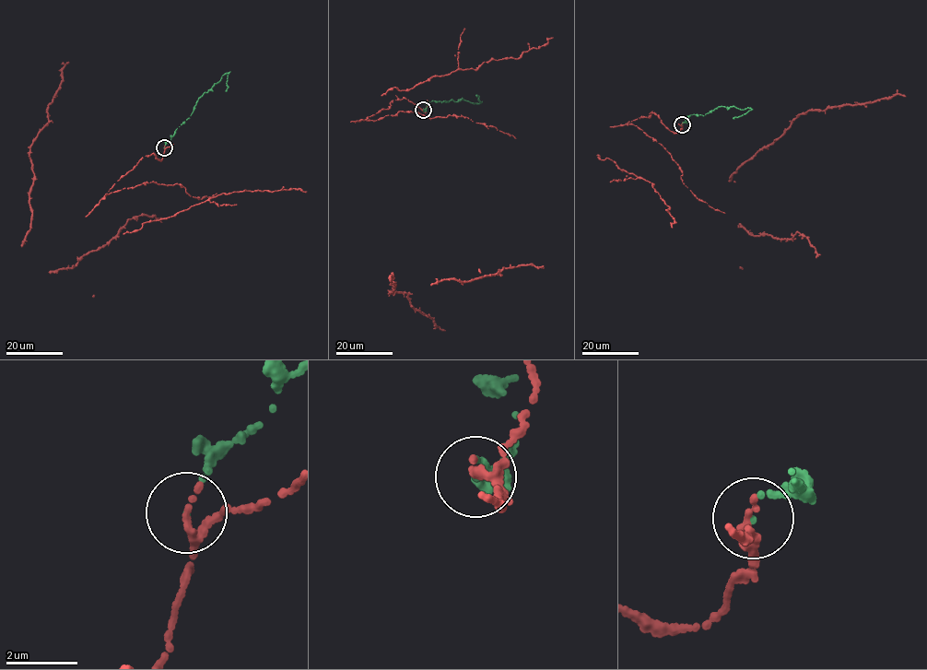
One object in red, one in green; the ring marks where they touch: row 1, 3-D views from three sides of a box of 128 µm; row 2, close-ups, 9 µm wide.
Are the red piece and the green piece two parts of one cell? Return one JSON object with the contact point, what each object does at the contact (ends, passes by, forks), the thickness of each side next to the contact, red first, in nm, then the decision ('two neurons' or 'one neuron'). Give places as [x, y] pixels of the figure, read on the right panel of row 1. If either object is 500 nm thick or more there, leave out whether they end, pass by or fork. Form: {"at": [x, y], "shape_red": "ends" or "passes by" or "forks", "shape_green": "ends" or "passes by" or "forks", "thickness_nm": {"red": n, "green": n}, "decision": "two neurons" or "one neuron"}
{"at": [682, 124], "shape_red": "passes by", "shape_green": "ends", "thickness_nm": {"red": 190, "green": 70}, "decision": "one neuron"}

